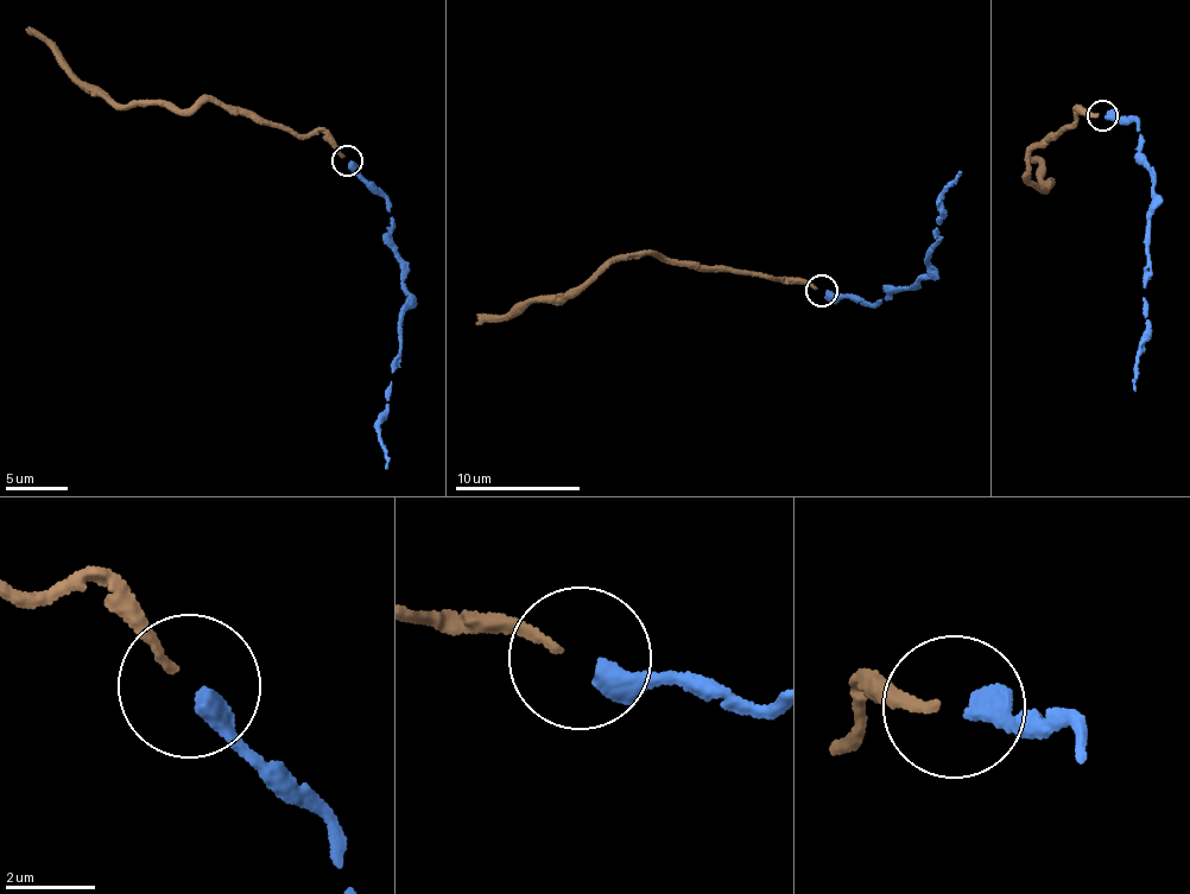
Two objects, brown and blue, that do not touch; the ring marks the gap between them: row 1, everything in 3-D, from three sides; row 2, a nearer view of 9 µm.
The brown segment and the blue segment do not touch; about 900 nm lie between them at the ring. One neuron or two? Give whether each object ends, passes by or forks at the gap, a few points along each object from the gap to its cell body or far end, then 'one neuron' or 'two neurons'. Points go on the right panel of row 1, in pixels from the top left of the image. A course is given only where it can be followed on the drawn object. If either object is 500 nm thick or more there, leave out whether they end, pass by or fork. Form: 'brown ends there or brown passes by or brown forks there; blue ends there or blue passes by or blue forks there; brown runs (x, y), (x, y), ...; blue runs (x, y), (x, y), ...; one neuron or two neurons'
brown runs (1099, 115), (1080, 107), (1069, 130), (1045, 147), (1036, 146), (1024, 179), (1038, 189), (1046, 189), (1037, 158); blue runs (1107, 114), (1138, 124), (1139, 164), (1151, 173), (1154, 200), (1143, 289), (1147, 333), (1139, 347), (1134, 392); one neuron

